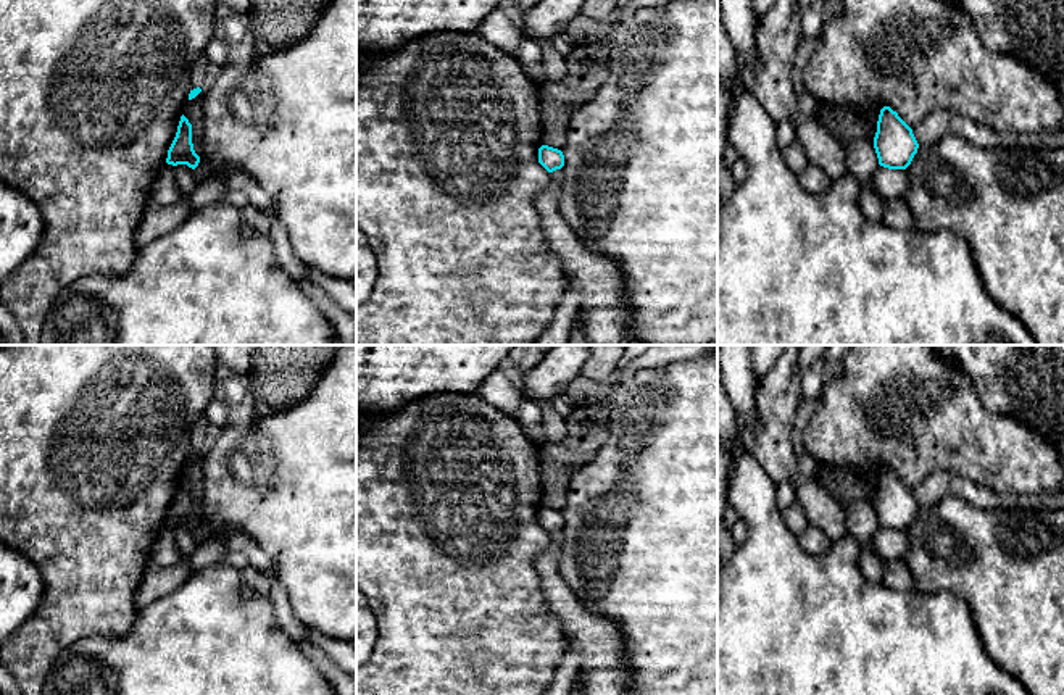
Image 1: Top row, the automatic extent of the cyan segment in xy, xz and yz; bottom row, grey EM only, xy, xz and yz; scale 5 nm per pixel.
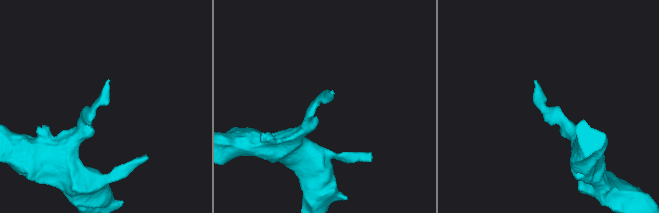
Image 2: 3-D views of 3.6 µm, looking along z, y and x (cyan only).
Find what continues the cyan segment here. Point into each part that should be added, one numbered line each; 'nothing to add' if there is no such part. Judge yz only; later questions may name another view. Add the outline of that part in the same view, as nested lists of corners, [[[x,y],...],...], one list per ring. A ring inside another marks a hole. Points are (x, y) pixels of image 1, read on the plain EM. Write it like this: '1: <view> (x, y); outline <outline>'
nothing to add

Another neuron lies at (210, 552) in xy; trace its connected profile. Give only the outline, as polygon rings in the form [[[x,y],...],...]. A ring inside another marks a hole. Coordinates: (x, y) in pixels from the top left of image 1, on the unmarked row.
[[[221,535],[200,542],[193,555],[189,558],[192,572],[202,571],[216,563],[222,563],[226,553],[226,543]]]

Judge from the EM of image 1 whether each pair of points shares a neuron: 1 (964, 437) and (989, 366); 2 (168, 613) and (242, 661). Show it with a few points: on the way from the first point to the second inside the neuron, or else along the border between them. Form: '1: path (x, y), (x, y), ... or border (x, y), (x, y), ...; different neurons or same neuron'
1: border (956, 365), (969, 378), (980, 403), (1009, 418); different neurons
2: path (186, 631), (216, 661), (224, 661); same neuron

